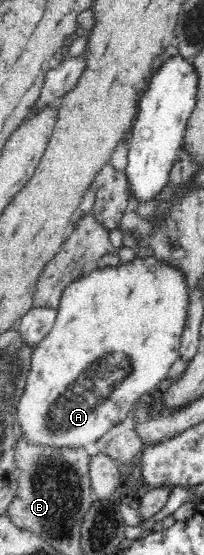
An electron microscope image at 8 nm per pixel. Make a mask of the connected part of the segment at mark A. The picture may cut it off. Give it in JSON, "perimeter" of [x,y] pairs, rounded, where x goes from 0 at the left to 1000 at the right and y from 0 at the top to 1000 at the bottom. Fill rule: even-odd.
{"perimeter":[[[750,461],[706,467],[667,463],[627,477],[588,476],[583,481],[471,486],[441,492],[436,497],[382,503],[382,506],[333,514],[304,526],[289,551],[275,557],[275,575],[255,582],[245,596],[157,625],[157,636],[147,636],[147,661],[127,668],[118,701],[108,701],[108,712],[78,723],[78,766],[98,769],[108,795],[137,798],[137,804],[245,807],[265,814],[377,809],[441,811],[456,809],[461,798],[490,793],[564,766],[637,759],[676,723],[765,706],[819,683],[833,661],[882,641],[877,625],[892,593],[902,593],[912,550],[922,550],[917,530],[912,512],[902,512],[882,492],[755,468]]]}

